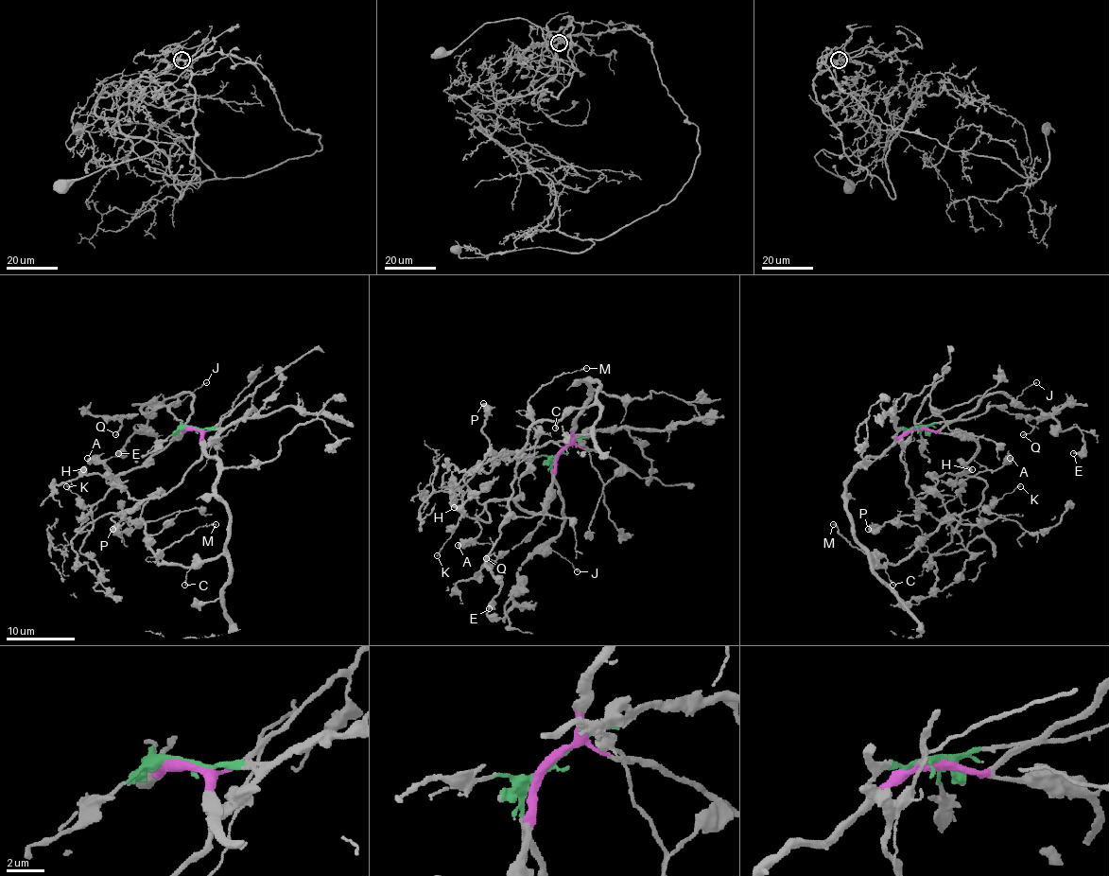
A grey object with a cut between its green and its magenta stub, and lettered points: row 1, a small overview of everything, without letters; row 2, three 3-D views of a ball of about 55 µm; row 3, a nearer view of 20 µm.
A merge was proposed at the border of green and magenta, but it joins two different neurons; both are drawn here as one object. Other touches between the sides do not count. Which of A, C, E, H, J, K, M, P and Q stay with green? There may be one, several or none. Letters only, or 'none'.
H, P, Q

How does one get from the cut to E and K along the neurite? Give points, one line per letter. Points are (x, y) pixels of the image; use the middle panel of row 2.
E: (562, 451), (555, 475), (560, 532), (520, 567), (519, 590), (505, 615), (493, 619), (490, 608)
K: (562, 451), (549, 502), (541, 511), (493, 499), (486, 504), (490, 521), (461, 516), (436, 556)

